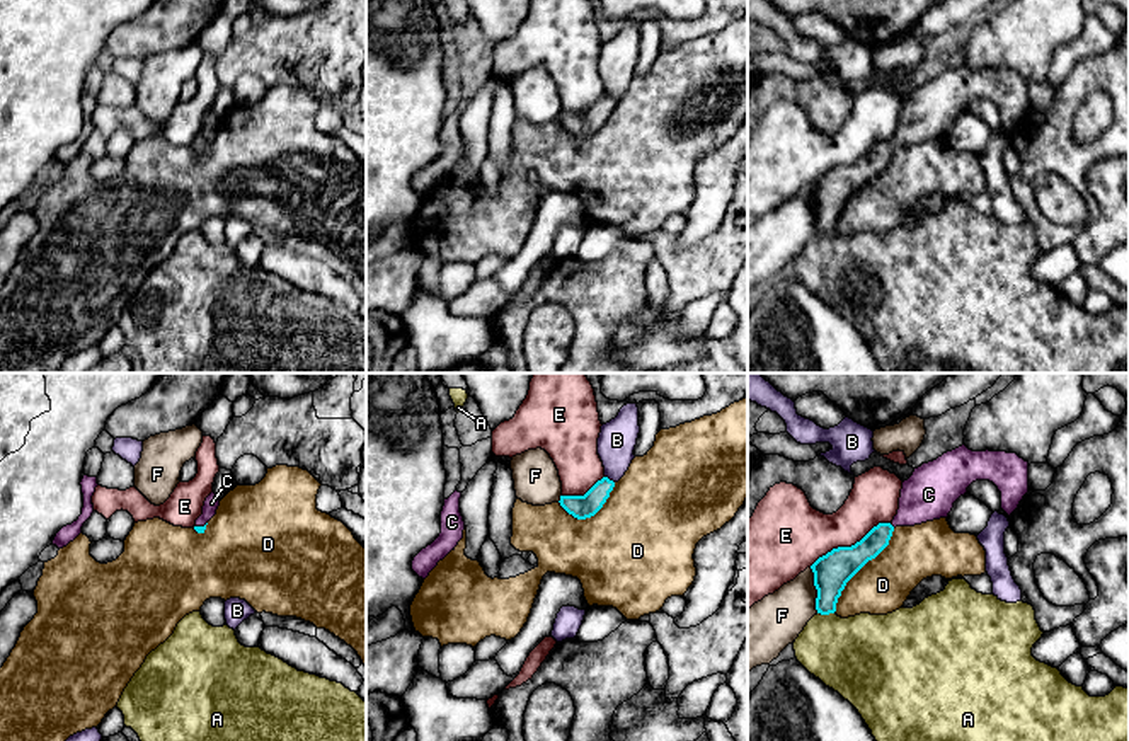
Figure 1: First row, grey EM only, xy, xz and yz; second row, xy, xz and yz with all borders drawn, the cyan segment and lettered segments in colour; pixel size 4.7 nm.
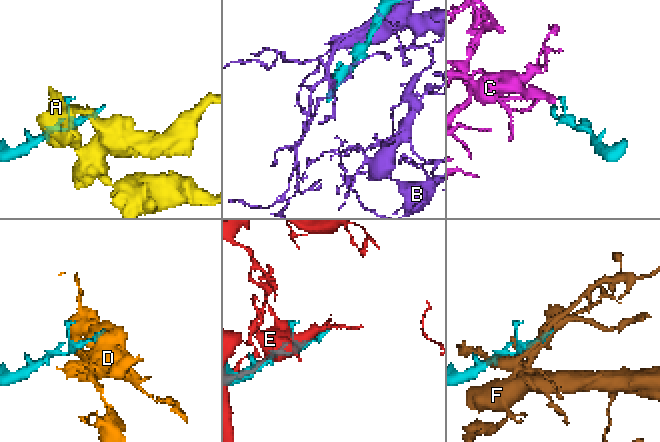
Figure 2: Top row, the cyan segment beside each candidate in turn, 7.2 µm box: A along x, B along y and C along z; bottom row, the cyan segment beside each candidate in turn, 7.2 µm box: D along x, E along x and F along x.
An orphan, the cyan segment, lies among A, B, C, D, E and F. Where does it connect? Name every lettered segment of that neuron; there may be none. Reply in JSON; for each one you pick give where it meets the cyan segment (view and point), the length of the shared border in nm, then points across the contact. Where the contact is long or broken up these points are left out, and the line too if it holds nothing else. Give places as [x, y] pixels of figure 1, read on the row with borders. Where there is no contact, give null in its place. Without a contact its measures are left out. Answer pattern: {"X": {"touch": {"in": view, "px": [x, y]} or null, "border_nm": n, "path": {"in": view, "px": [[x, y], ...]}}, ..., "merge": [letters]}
{"C": {"touch": {"in": "xy", "px": [201, 527]}, "border_nm": 60, "path": {"in": "xy", "px": [[198, 528], [201, 527], [212, 503]]}}, "merge": ["C"]}

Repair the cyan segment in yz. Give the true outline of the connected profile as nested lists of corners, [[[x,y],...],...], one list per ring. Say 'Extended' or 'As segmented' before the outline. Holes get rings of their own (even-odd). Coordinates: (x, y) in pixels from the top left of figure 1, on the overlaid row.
As segmented. [[[879,523],[855,545],[833,549],[811,566],[817,589],[817,613],[829,615],[836,612],[838,598],[846,583],[889,545],[892,531],[891,523]]]

